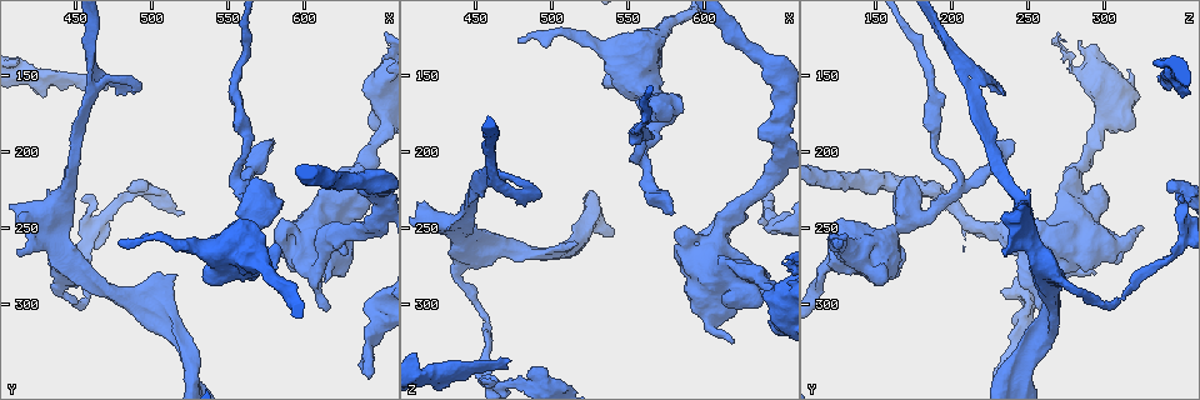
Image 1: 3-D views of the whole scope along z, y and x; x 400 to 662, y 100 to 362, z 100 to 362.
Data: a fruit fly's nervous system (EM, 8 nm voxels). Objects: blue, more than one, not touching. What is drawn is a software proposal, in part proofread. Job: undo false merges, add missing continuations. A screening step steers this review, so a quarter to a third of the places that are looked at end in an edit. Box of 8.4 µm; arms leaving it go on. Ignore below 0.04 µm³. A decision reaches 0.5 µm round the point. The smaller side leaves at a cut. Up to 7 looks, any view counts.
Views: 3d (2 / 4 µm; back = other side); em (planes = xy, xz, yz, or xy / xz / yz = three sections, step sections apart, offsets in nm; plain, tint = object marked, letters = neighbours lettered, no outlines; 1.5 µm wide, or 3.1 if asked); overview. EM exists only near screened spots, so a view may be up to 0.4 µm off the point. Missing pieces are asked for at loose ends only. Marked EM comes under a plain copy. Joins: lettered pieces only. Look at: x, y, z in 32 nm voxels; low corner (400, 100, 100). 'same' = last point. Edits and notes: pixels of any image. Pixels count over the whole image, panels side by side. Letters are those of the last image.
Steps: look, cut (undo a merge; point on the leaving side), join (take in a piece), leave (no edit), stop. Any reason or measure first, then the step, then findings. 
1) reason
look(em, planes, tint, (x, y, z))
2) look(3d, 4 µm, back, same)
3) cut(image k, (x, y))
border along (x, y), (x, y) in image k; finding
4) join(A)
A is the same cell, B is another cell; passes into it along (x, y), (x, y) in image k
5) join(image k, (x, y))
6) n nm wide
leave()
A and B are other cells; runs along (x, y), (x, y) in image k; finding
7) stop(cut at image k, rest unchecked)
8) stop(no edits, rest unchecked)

abrupt turn
look(3d, 4 µm, (454, 300, 306))

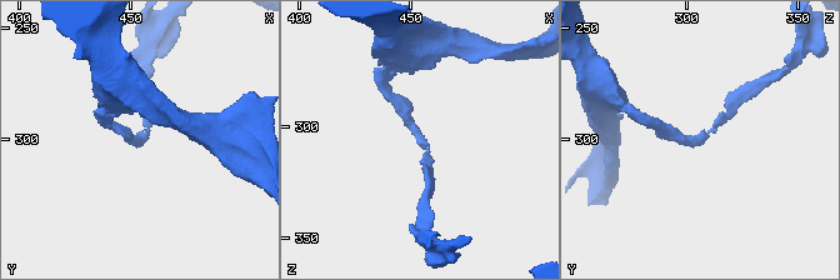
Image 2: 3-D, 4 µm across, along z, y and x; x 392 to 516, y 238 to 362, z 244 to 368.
shape alone is not enough
look(em, planes, tint, (456, 301, 306))

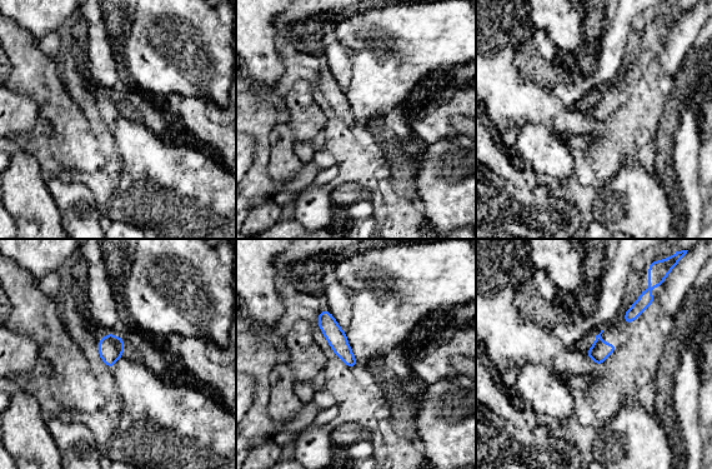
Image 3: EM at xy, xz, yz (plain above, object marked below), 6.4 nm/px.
look(em, planes, letters, same)

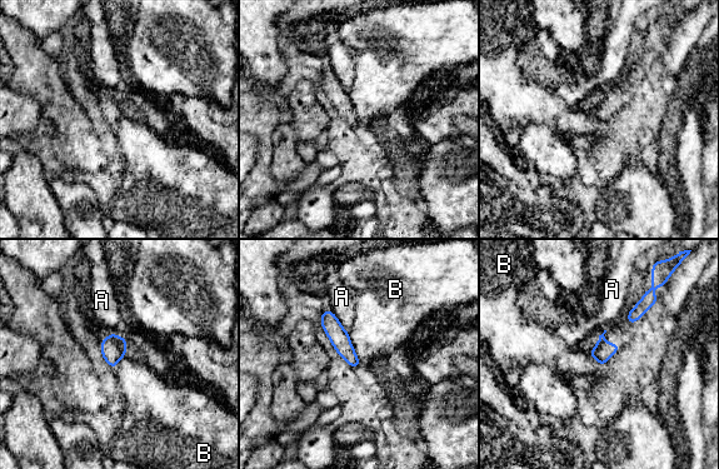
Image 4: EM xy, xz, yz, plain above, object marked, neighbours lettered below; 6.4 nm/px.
leave()
A and B are other cells; runs along (324, 314), (354, 364) in image 4; one cell here

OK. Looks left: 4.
look(3d, 4 µm, back, (470, 158, 344))

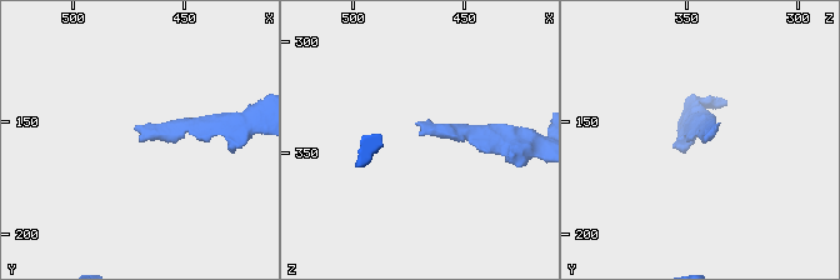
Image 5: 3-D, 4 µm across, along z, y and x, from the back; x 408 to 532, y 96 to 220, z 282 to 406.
look(em, planes, letters, (470, 157, 342))

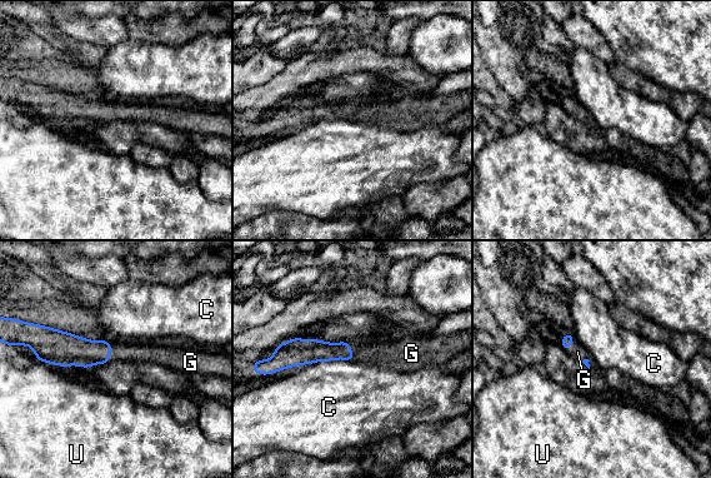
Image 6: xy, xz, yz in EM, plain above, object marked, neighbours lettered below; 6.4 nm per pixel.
C touches over 280 nm
join(image 6, (120, 350))
G is the same cell, C and U are other cells; passes into it along (70, 349), (109, 352), (120, 350) in image 6; the cell continues

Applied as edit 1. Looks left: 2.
thick end
look(em, 3.1 µm, planes, tint, (616, 222, 294))

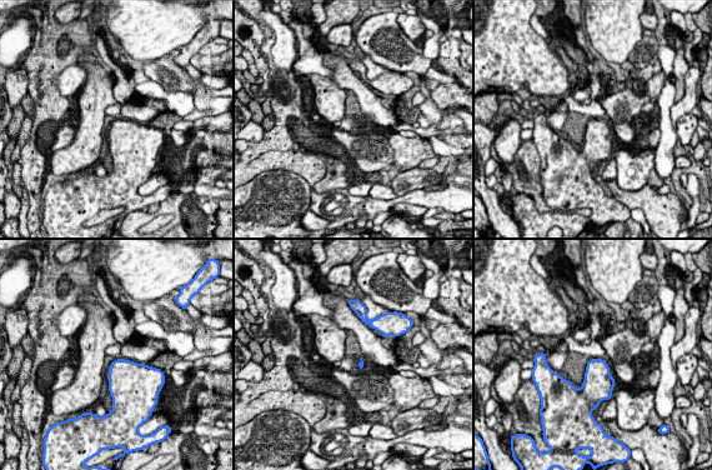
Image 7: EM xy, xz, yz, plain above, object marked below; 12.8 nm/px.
what lies round it
look(em, 3.1 µm, planes, letters, same)

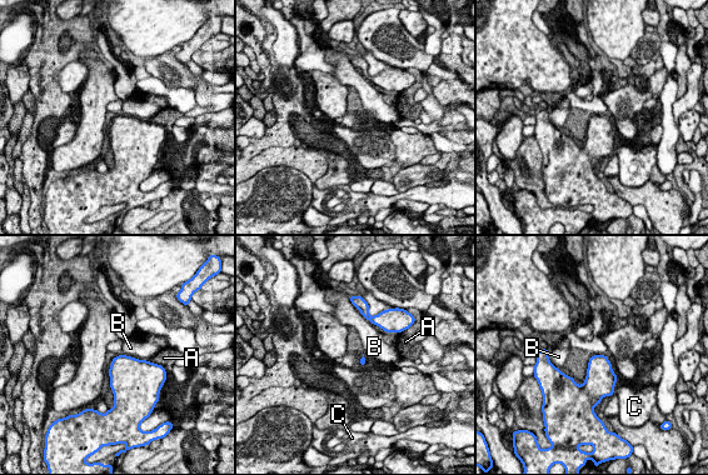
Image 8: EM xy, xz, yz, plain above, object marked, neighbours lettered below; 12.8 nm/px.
leave()
A, B and C are other cells; border along (123, 354), (145, 360) in image 8; no lettered piece goes on from it

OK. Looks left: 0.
stop(join at image 6, rest unchecked)

